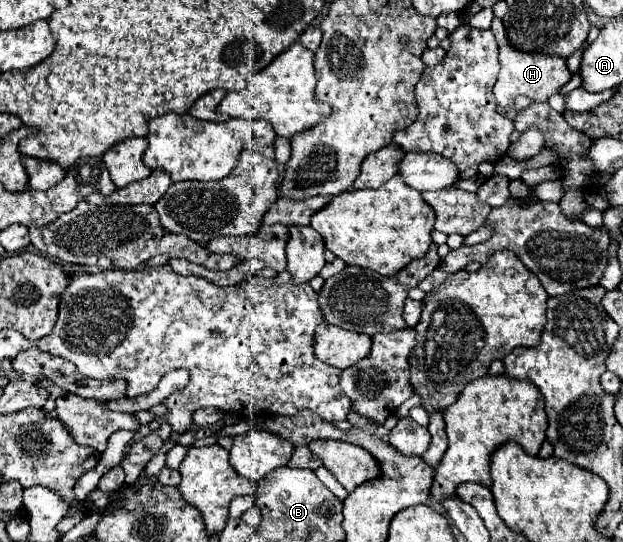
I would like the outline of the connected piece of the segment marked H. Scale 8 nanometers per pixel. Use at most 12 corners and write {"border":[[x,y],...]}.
{"border":[[502,19],[498,107],[518,95],[546,101],[572,79],[564,57],[514,47]]}

